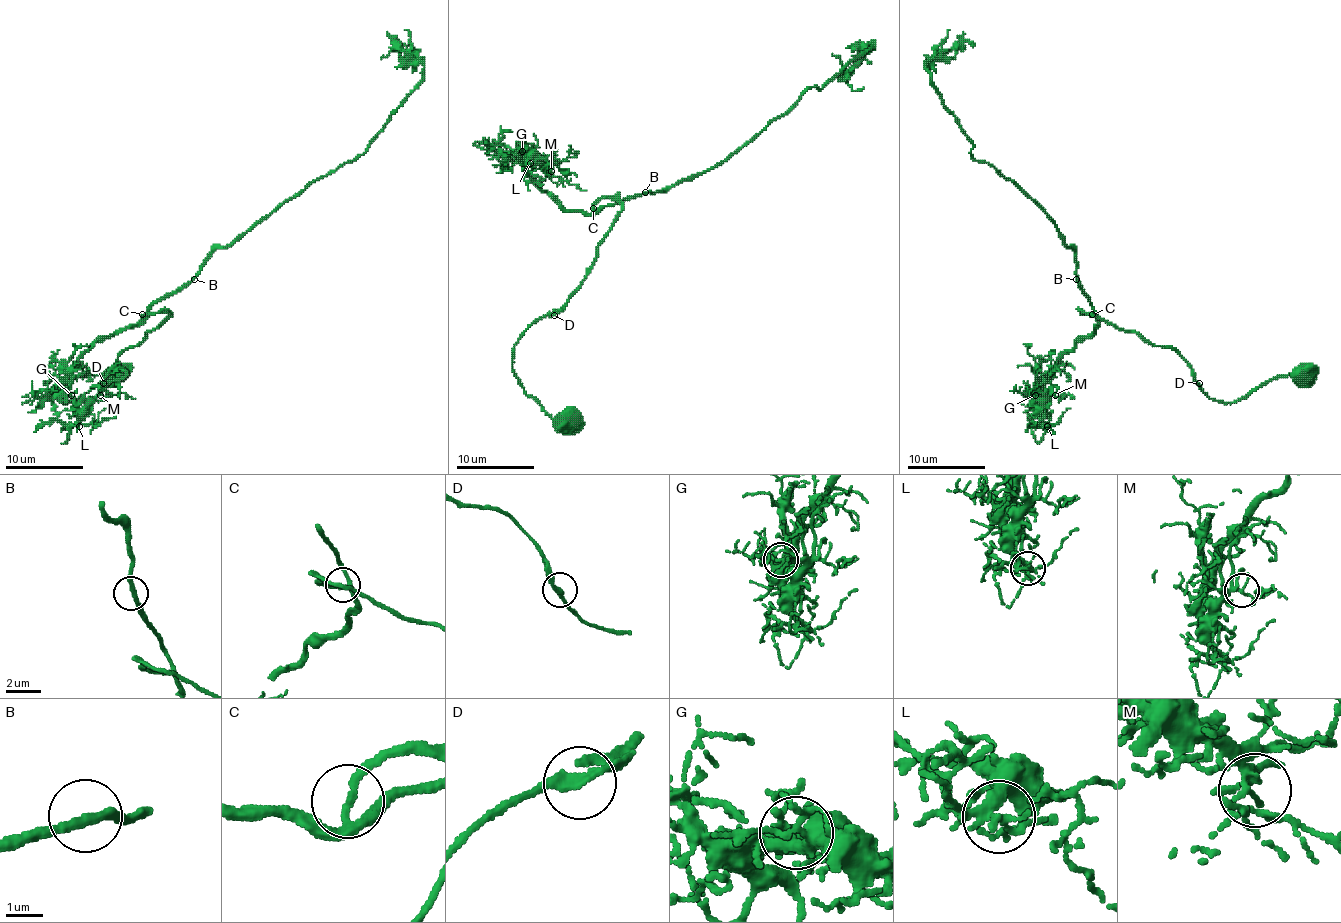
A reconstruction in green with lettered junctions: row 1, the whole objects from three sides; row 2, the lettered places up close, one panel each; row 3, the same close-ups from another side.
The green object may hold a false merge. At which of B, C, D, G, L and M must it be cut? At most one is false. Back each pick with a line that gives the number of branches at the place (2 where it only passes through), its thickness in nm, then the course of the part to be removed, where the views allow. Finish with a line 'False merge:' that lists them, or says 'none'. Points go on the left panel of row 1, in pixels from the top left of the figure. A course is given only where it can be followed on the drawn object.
False merge: none

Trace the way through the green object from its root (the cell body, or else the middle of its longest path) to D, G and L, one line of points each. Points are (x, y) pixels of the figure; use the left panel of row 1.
D: (194, 277), (161, 297), (143, 315), (170, 315), (149, 330), (137, 346), (122, 352), (102, 383)
G: (194, 277), (161, 297), (135, 324), (102, 336), (79, 359), (67, 377), (63, 389), (71, 395)
L: (194, 277), (161, 297), (135, 324), (102, 336), (79, 359), (63, 385), (63, 391), (77, 412), (79, 426)

